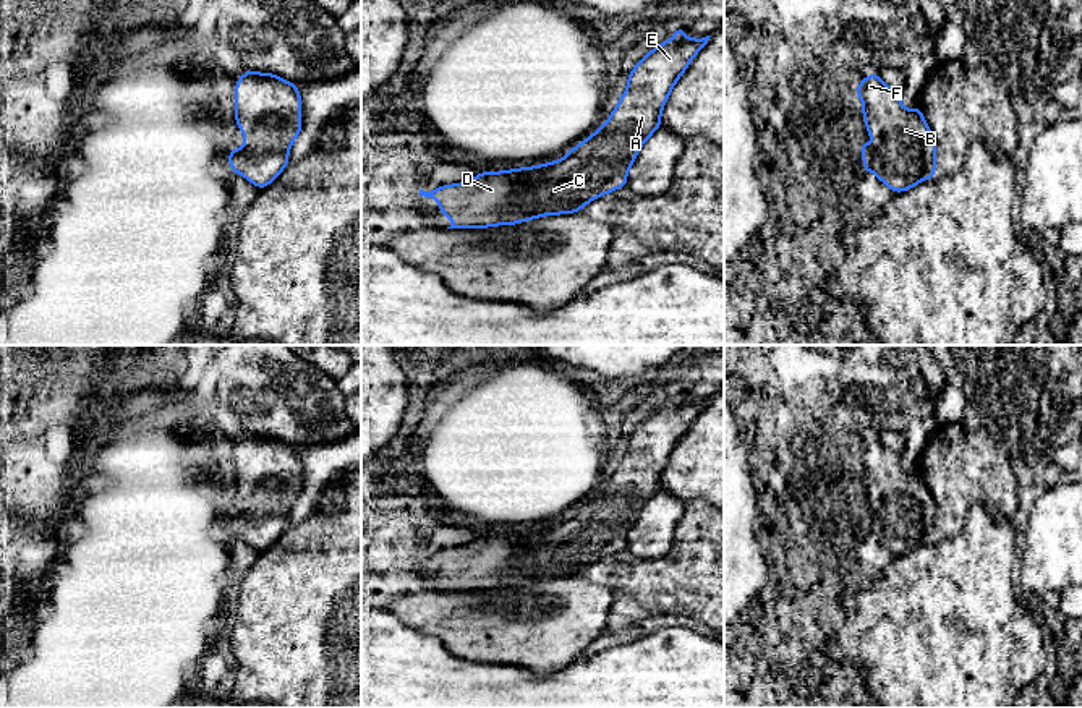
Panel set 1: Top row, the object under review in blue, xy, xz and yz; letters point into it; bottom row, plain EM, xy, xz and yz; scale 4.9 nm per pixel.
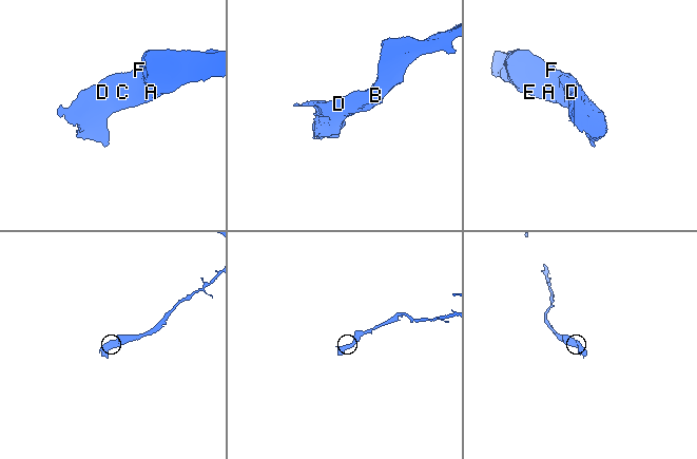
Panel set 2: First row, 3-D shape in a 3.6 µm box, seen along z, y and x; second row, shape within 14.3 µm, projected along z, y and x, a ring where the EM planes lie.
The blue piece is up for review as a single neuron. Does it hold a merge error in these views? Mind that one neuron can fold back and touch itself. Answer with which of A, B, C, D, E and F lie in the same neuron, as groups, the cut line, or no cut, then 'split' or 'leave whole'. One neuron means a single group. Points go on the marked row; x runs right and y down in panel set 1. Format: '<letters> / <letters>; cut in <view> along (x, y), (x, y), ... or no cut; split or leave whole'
A B C D E F; no cut; leave whole

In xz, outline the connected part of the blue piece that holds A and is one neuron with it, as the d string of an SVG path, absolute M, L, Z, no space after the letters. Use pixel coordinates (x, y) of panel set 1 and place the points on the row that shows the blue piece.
M677 26L672 39L637 63L628 73L625 92L606 123L570 149L564 159L505 172L481 172L468 181L444 185L432 191L420 190L420 196L439 199L439 211L452 219L447 228L484 228L513 225L541 215L580 212L590 201L627 186L627 172L638 151L661 128L661 112L674 84L711 37L687 39L684 32L685 28Z

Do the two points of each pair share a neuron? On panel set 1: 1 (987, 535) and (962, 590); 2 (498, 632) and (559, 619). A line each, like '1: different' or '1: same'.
1: same
2: same

